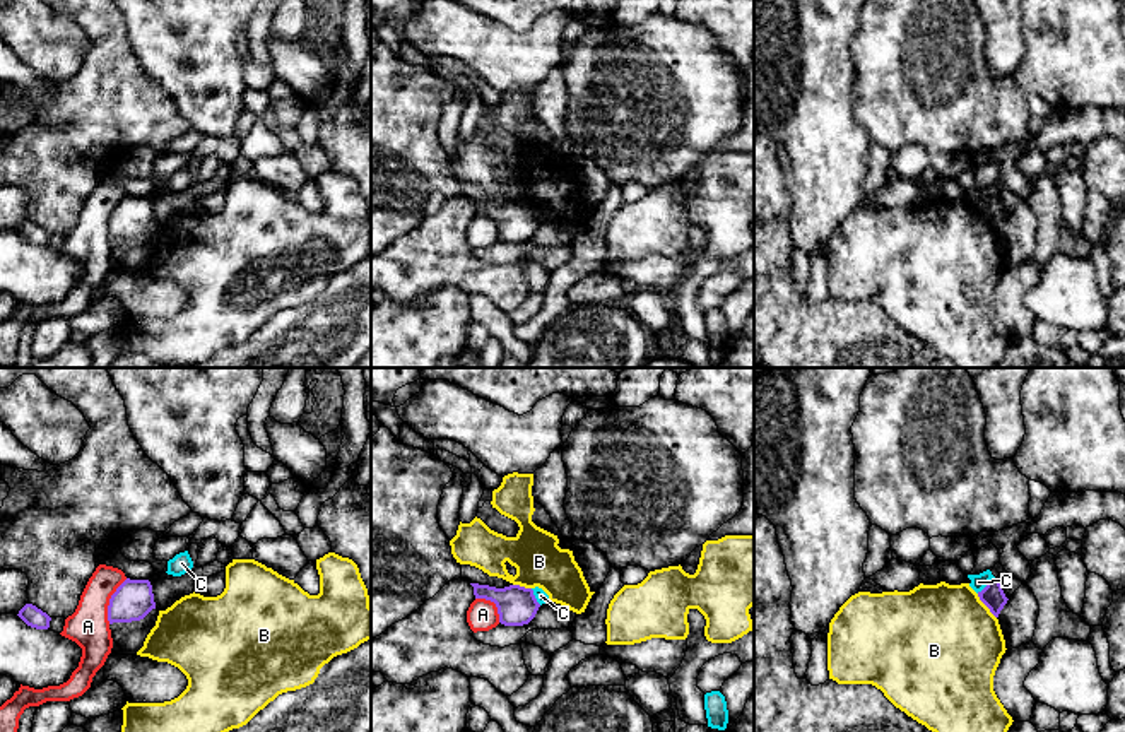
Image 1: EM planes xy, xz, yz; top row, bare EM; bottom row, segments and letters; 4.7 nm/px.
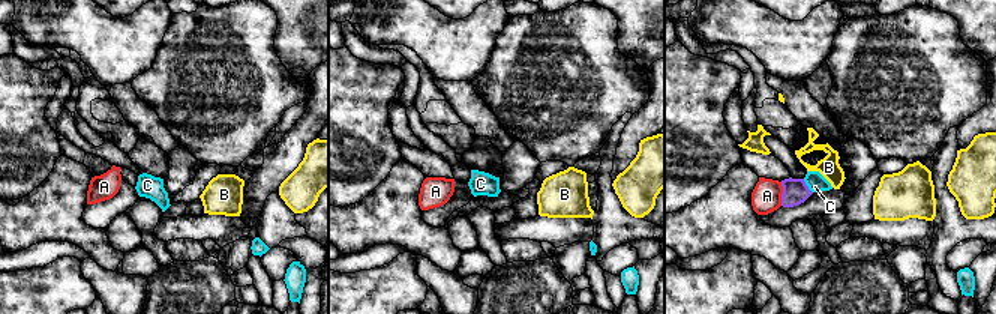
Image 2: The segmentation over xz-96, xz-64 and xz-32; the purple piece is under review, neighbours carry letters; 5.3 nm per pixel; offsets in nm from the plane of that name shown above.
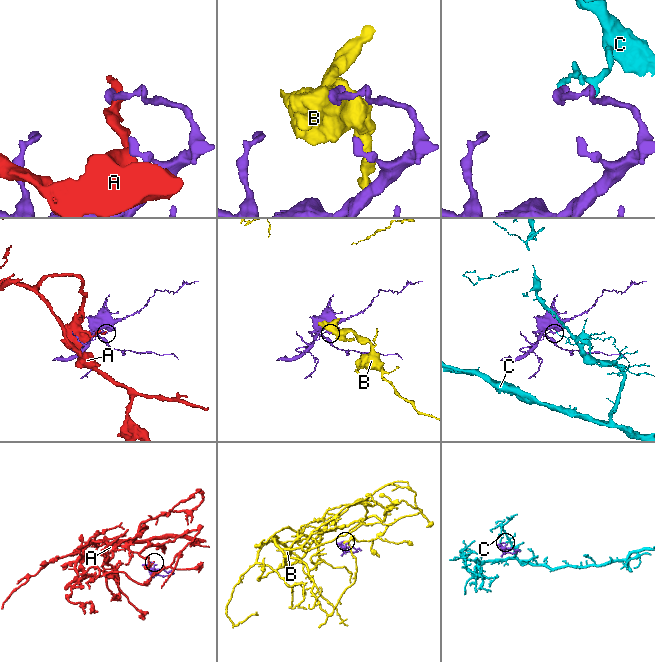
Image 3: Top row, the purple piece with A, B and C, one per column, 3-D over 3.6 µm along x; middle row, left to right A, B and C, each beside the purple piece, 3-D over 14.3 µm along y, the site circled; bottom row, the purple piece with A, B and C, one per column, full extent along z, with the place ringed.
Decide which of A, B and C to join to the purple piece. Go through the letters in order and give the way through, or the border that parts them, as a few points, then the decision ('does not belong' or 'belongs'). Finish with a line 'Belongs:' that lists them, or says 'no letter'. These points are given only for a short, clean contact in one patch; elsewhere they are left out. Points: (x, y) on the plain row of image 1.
A: does not belong
B: along yz (977, 211), (995, 235) | does not belong
C: along yz (994, 194), (977, 209) | does not belong
Belongs: no letter

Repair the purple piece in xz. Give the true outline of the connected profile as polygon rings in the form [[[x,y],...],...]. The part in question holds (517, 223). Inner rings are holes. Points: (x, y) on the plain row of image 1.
[[[479,200],[470,202],[474,204],[475,215],[486,215],[496,221],[499,239],[504,243],[528,241],[540,224],[532,205],[520,202],[509,202],[504,205]]]

